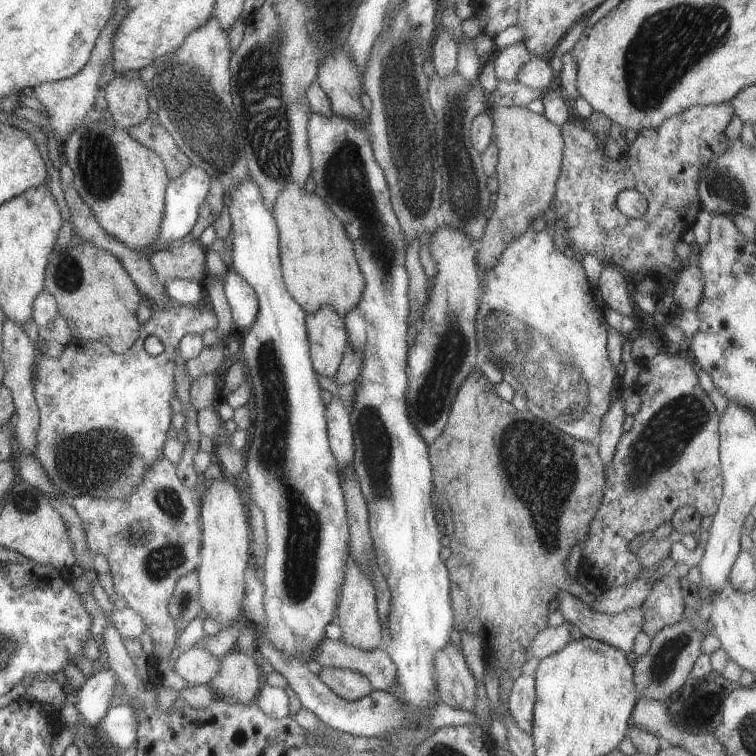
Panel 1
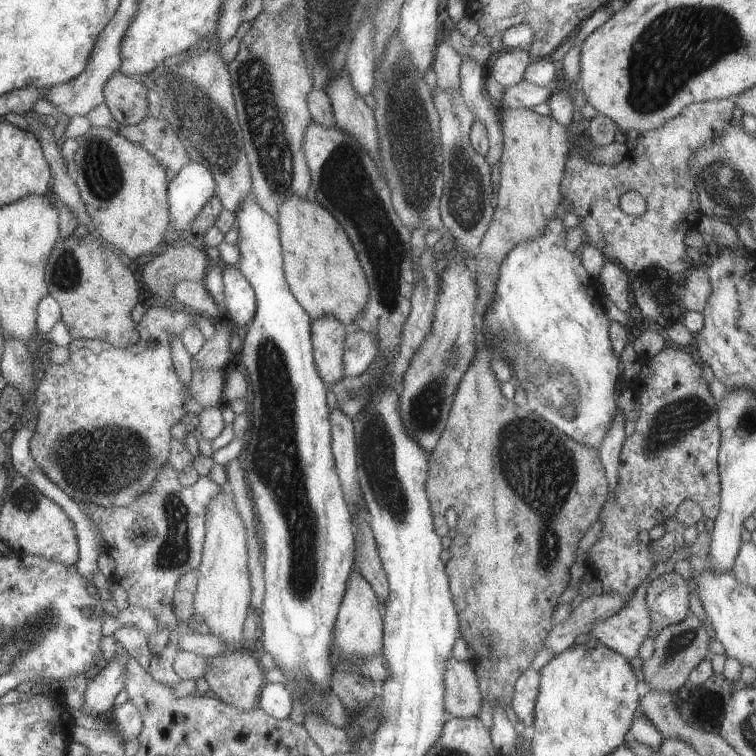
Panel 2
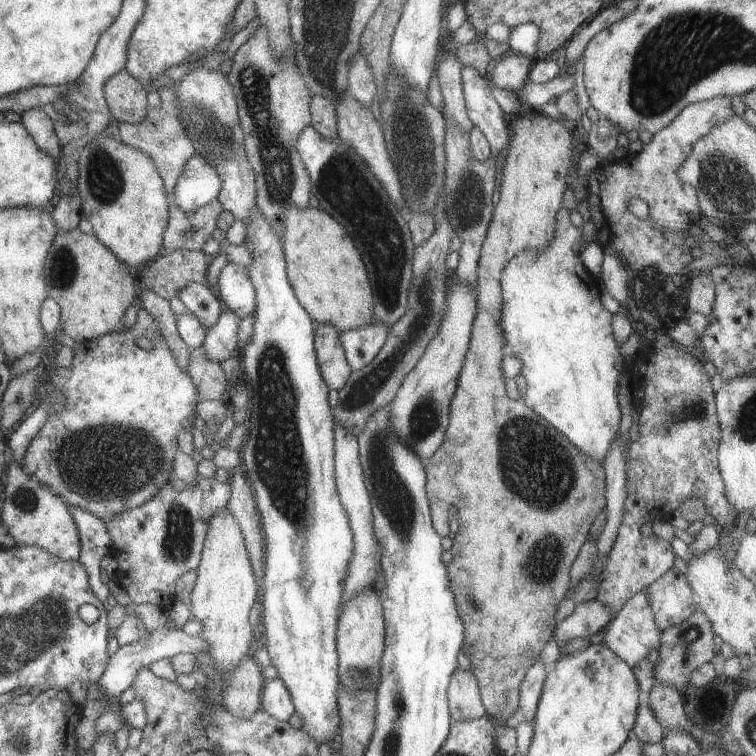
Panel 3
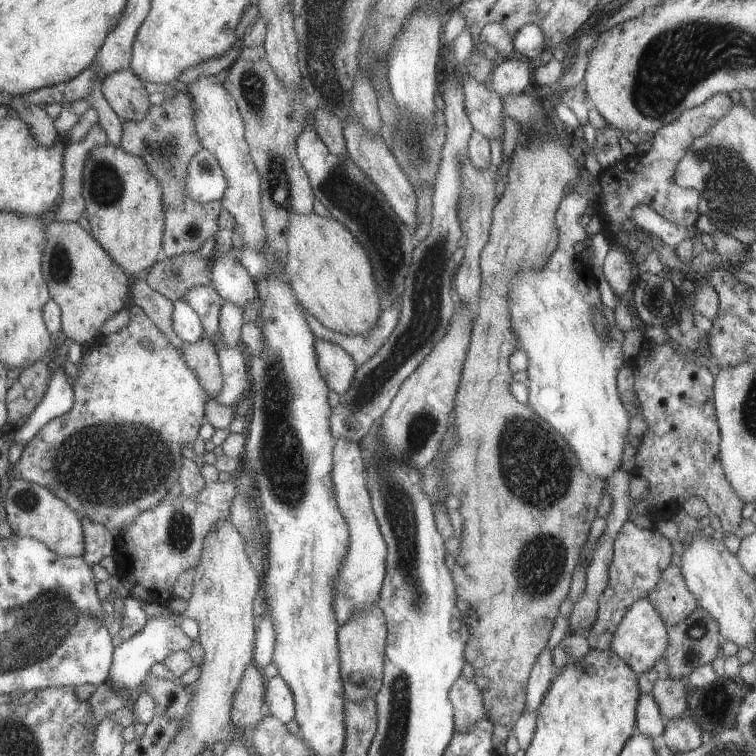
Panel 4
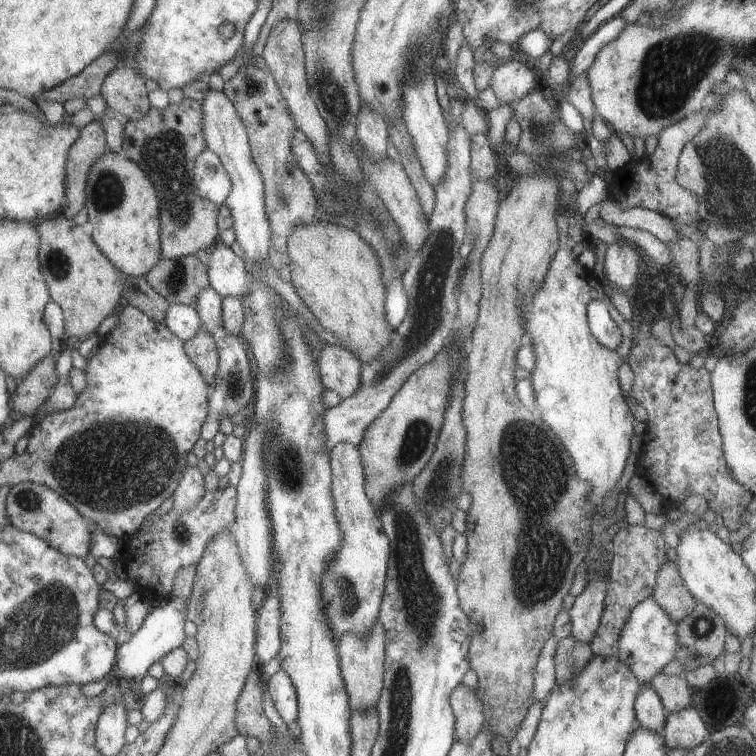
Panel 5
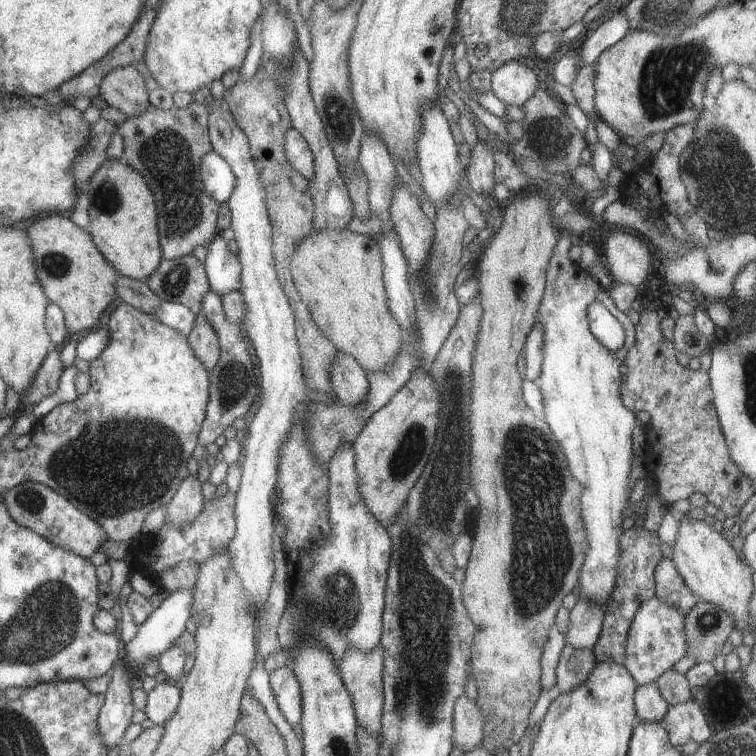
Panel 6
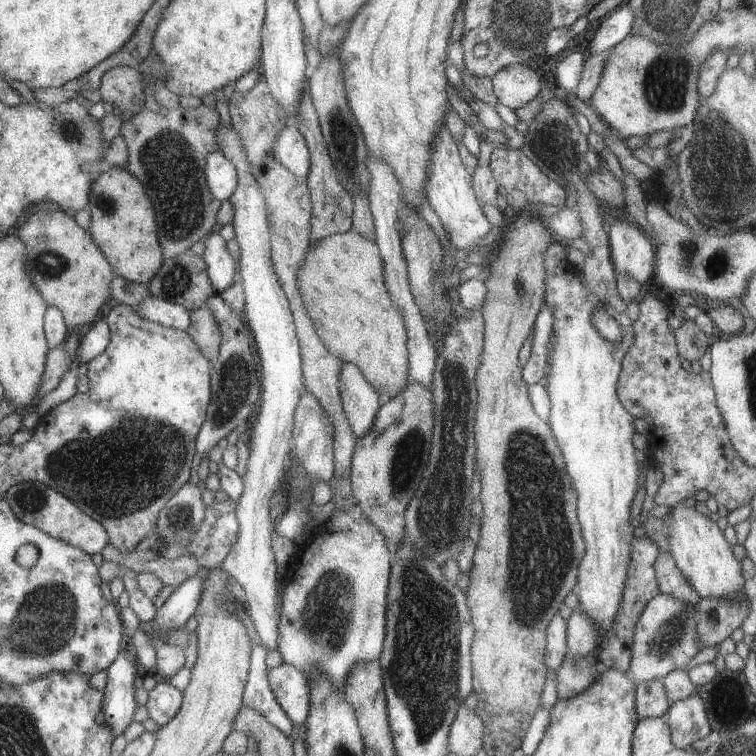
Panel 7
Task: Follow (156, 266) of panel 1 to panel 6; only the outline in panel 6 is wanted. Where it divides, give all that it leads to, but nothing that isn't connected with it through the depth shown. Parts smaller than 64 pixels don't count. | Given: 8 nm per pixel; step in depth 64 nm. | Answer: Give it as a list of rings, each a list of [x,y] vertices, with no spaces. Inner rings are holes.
[[[193,254],[174,259],[161,259],[157,268],[145,278],[149,288],[168,303],[181,303],[196,315],[201,314],[201,297],[210,290],[204,264],[200,264]]]

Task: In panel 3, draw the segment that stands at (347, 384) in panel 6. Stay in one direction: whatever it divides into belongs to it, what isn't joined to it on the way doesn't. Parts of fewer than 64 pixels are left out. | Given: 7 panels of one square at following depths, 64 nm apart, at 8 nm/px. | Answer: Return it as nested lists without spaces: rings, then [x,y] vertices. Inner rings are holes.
[[[313,323],[314,353],[322,379],[328,388],[341,392],[352,371],[344,357],[339,329],[329,323]]]

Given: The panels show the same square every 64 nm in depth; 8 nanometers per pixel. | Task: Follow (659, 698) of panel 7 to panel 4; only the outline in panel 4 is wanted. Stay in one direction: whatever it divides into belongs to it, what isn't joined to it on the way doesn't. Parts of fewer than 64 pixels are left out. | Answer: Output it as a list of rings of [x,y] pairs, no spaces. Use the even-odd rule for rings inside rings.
[[[640,693],[635,709],[635,732],[659,743],[664,729],[663,718],[650,693]]]

